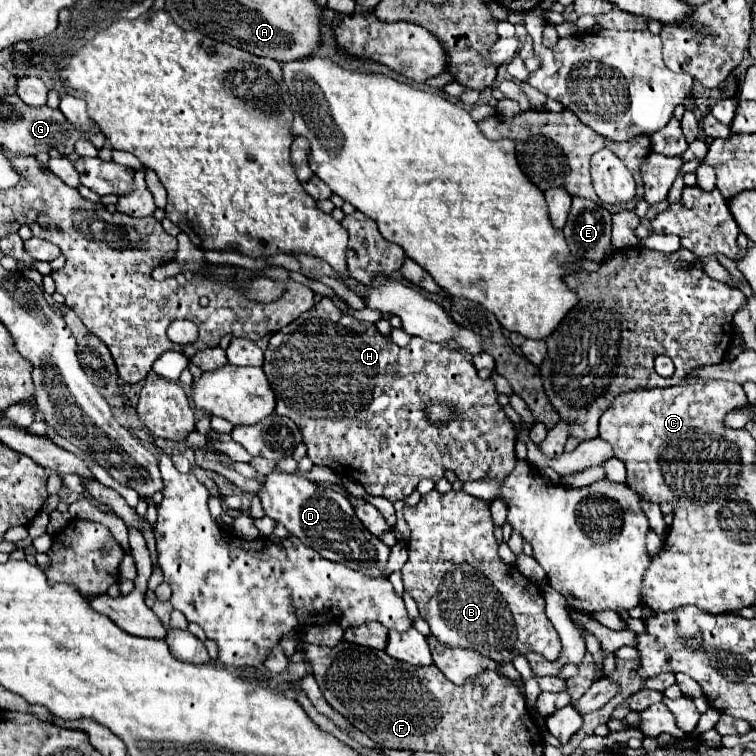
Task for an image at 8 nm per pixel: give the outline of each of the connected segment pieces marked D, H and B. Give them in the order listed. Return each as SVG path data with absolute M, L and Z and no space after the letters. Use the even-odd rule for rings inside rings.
M272 471L266 477L264 489L258 497L268 517L282 523L292 535L296 535L304 545L318 551L324 559L342 563L370 579L384 577L390 547L384 545L370 531L366 531L366 527L362 527L360 519L354 513L354 507L340 491L332 487L322 487L308 479L300 479L292 473Z
M324 297L316 303L316 307L312 307L310 311L302 313L304 315L304 327L310 327L310 333L302 333L302 331L294 331L294 333L286 333L286 331L278 331L270 337L268 349L264 351L264 373L270 381L270 387L276 395L276 413L278 415L286 415L290 417L298 429L302 431L304 443L308 447L308 457L312 459L314 465L326 465L330 469L334 469L336 475L340 477L348 477L354 479L358 483L364 485L368 495L382 495L388 501L396 503L400 499L404 499L406 495L410 495L416 485L420 483L420 479L432 479L432 481L440 481L444 477L444 473L448 469L452 469L456 473L456 477L460 481L486 481L486 479L498 479L504 481L506 475L510 475L510 471L516 467L516 453L514 453L514 425L508 419L508 415L502 411L500 403L498 403L498 393L494 387L492 379L480 379L474 365L468 361L468 357L458 351L458 349L450 349L446 343L430 343L418 337L412 337L408 347L398 347L392 343L392 339L386 339L378 333L374 323L368 321L358 321L352 315L344 315L338 311L338 307L332 303L332 299ZM430 401L450 401L454 405L454 419L448 421L444 427L434 427L426 421L424 415L424 407Z
M434 489L424 495L418 505L404 507L404 517L412 529L412 537L408 541L408 563L402 567L404 589L418 603L420 615L428 621L432 635L440 643L476 649L498 663L510 663L516 655L526 655L530 651L536 651L546 659L558 659L562 645L544 613L540 587L528 581L516 567L500 561L490 505L486 501L466 495L464 491L450 491L442 495Z

